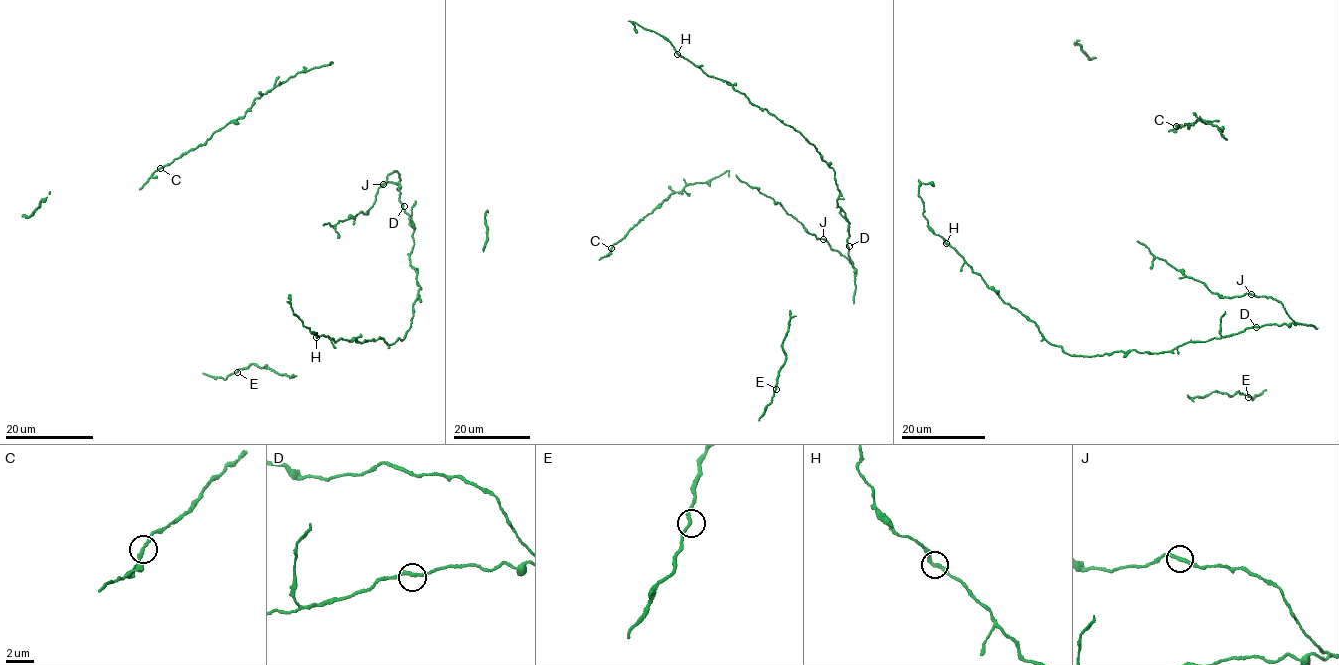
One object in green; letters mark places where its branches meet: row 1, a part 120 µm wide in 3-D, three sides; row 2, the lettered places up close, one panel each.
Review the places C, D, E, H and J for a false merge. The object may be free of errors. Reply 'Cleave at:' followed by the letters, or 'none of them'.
Cleave at: none of them

